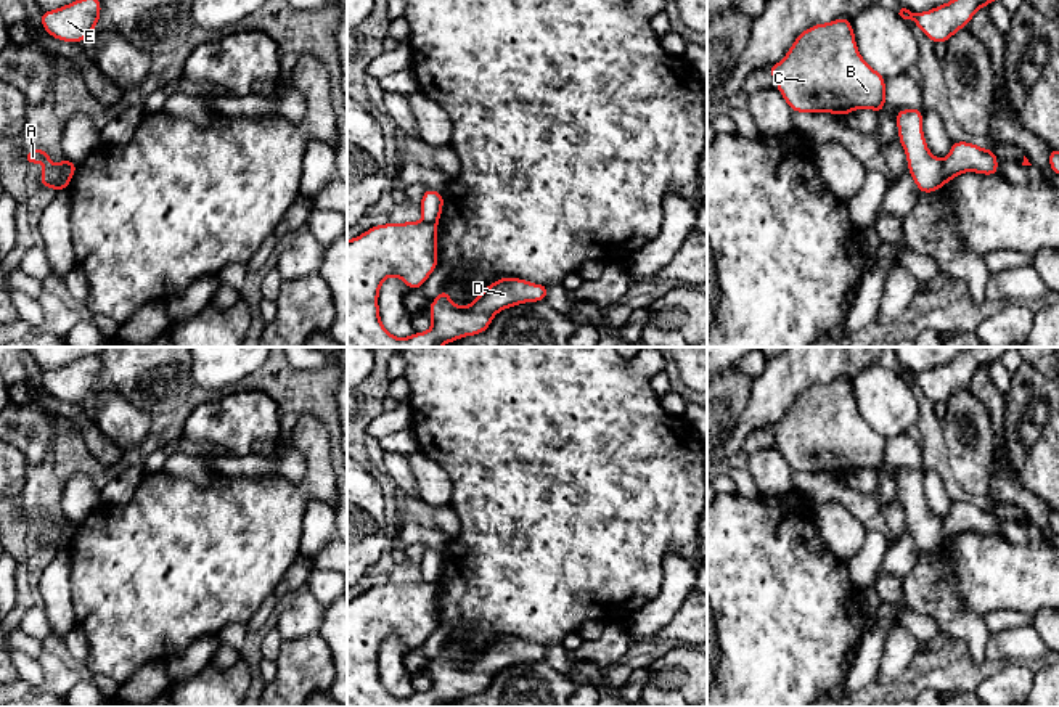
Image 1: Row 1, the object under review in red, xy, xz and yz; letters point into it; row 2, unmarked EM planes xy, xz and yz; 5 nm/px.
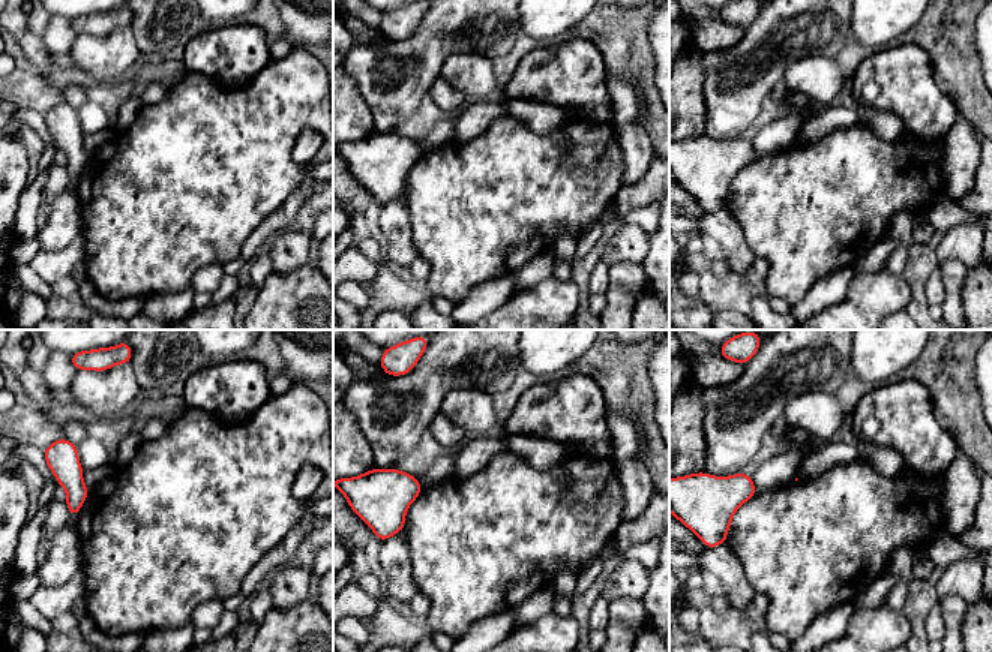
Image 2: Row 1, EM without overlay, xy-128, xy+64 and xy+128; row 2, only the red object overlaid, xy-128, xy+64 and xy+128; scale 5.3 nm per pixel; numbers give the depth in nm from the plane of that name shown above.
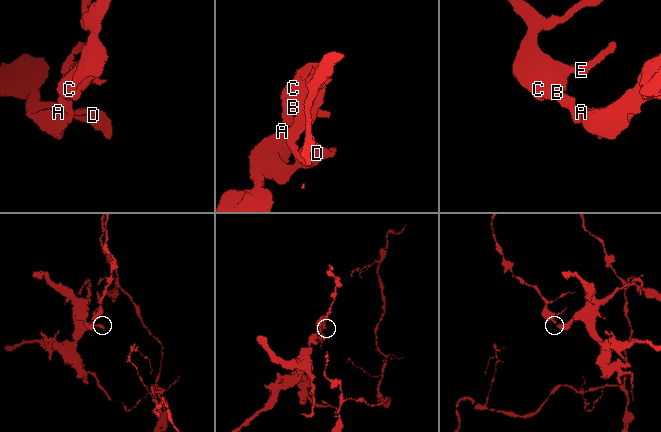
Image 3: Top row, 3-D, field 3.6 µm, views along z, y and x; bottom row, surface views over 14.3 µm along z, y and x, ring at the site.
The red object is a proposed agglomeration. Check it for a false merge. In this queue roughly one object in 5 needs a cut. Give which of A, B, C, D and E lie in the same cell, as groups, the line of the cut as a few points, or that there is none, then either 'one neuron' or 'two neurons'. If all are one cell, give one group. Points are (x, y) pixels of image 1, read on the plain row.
A D / B C E | yz (940, 519), (940, 537), (944, 542) | two neurons

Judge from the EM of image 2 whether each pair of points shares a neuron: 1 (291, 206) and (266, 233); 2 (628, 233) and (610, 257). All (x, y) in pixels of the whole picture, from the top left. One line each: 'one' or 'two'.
1: one
2: one

